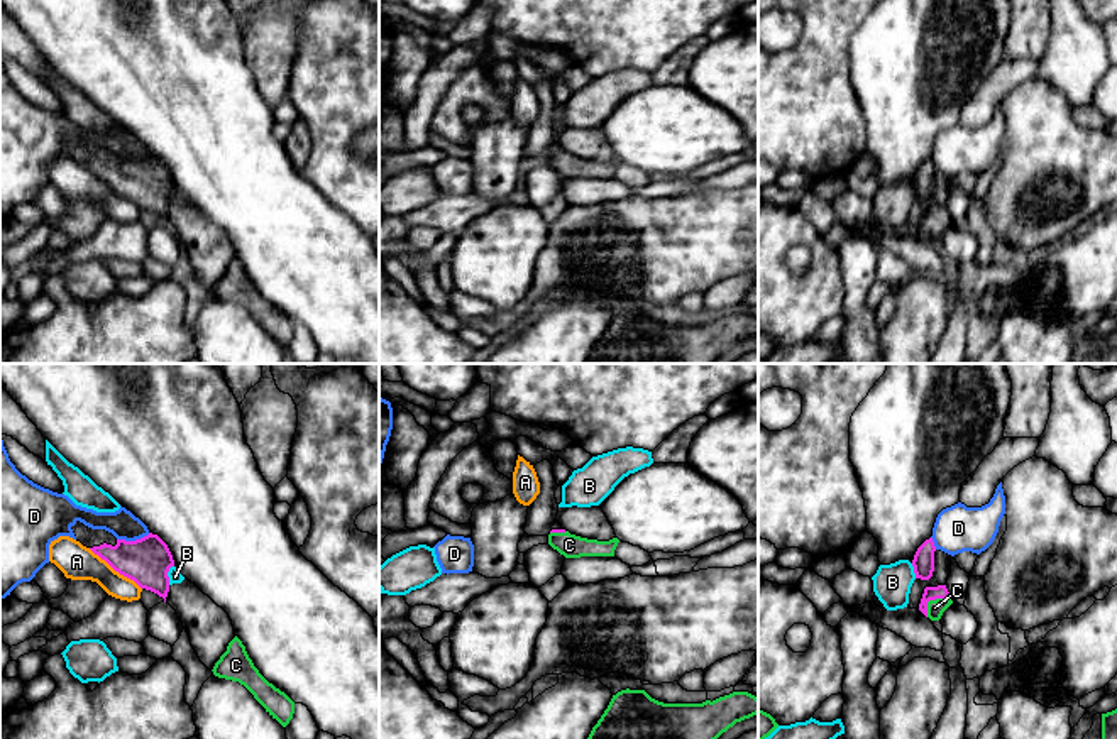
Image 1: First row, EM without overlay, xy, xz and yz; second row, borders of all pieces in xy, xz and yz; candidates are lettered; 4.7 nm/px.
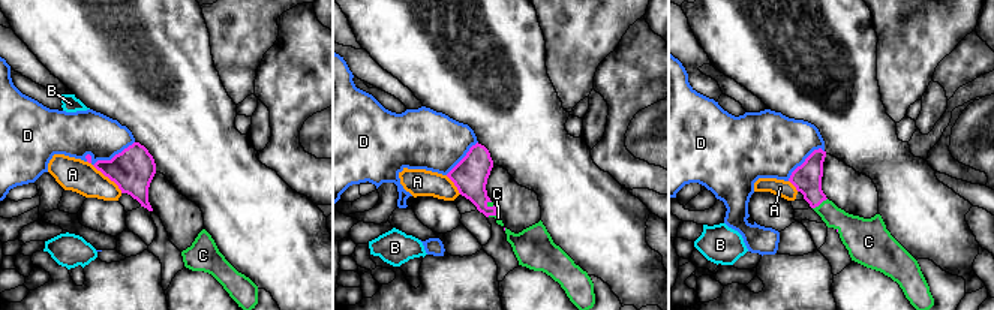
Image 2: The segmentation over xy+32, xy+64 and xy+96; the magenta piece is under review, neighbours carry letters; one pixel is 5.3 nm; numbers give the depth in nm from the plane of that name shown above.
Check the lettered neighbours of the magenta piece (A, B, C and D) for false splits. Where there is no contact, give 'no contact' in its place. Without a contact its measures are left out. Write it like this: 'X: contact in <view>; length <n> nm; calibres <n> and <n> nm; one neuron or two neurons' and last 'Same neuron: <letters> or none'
A: contact in xy; length 320 nm; calibres 220 and 170 nm; two neurons
B: contact in xy; length 100 nm; calibres 220 and 60 nm; two neurons
C: contact in yz; length 150 nm; calibres 60 and 80 nm; one neuron
D: contact in xy; length 160 nm; calibres 220 and 140 nm; two neurons
Same neuron: C

